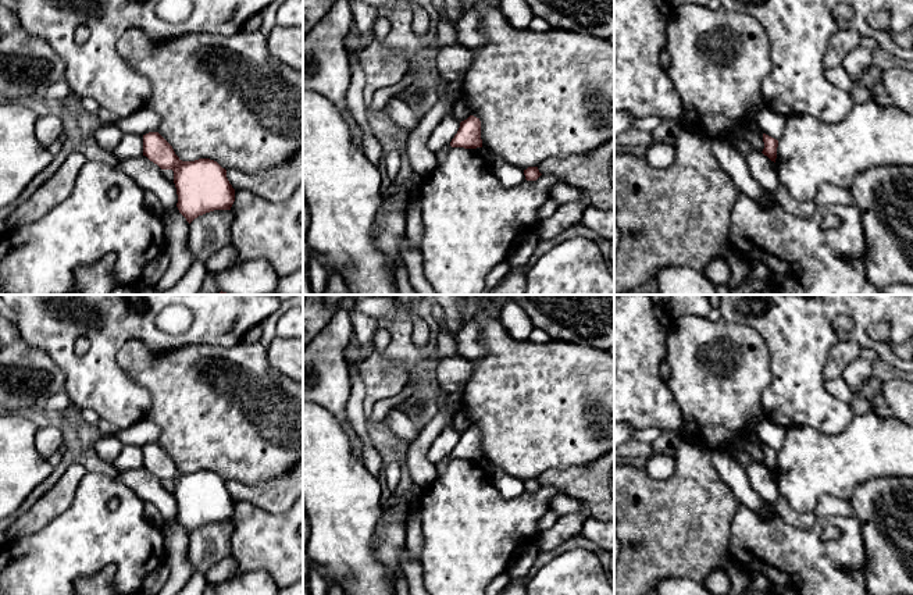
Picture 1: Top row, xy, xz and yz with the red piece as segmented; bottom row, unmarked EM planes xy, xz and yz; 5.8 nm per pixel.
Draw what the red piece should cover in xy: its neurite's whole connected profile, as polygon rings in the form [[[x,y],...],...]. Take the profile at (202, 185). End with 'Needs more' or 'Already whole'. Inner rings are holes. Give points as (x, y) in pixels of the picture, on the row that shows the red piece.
[[[158,132],[143,135],[143,156],[161,170],[174,171],[176,207],[189,224],[214,210],[231,210],[235,189],[227,178],[227,170],[217,161],[210,158],[182,161]]]. Already whole

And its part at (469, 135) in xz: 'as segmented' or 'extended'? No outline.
as segmented

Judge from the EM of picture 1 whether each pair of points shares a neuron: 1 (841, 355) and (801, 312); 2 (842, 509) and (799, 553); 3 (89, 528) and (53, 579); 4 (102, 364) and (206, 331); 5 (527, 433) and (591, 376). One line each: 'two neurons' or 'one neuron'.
1: two neurons
2: two neurons
3: one neuron
4: one neuron
5: one neuron

